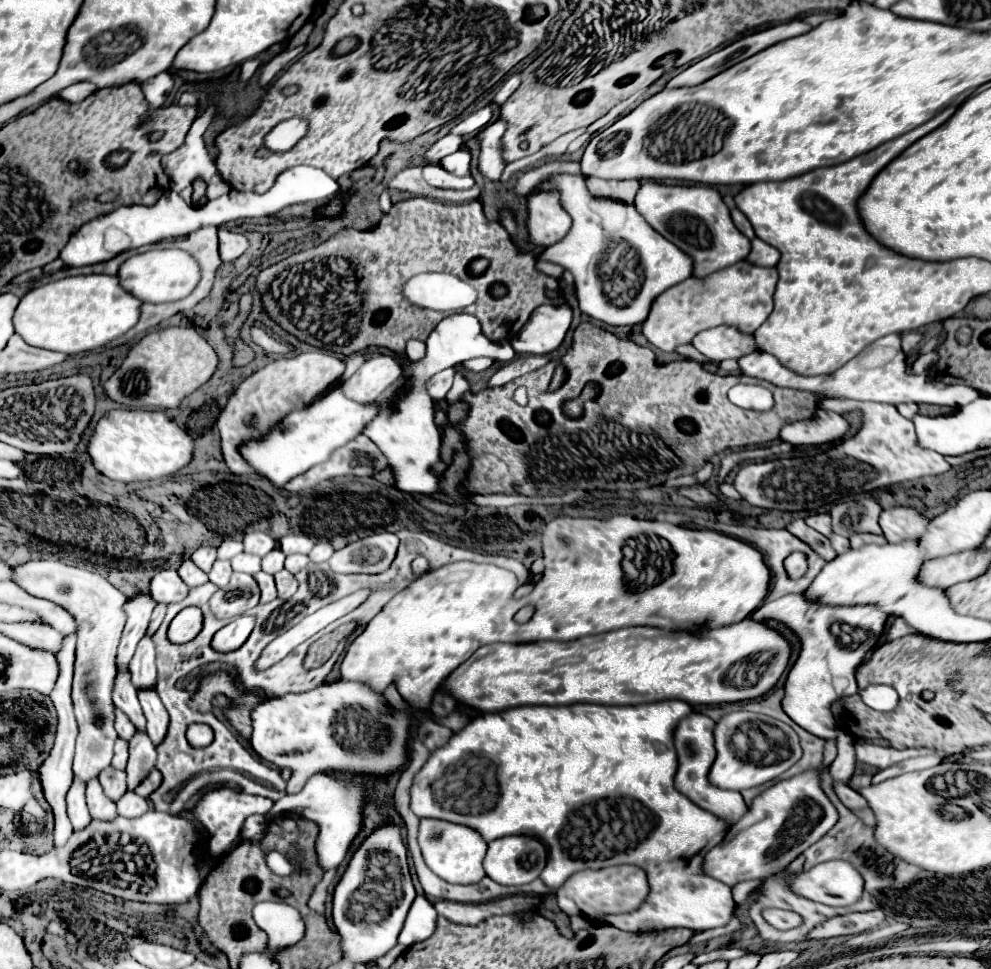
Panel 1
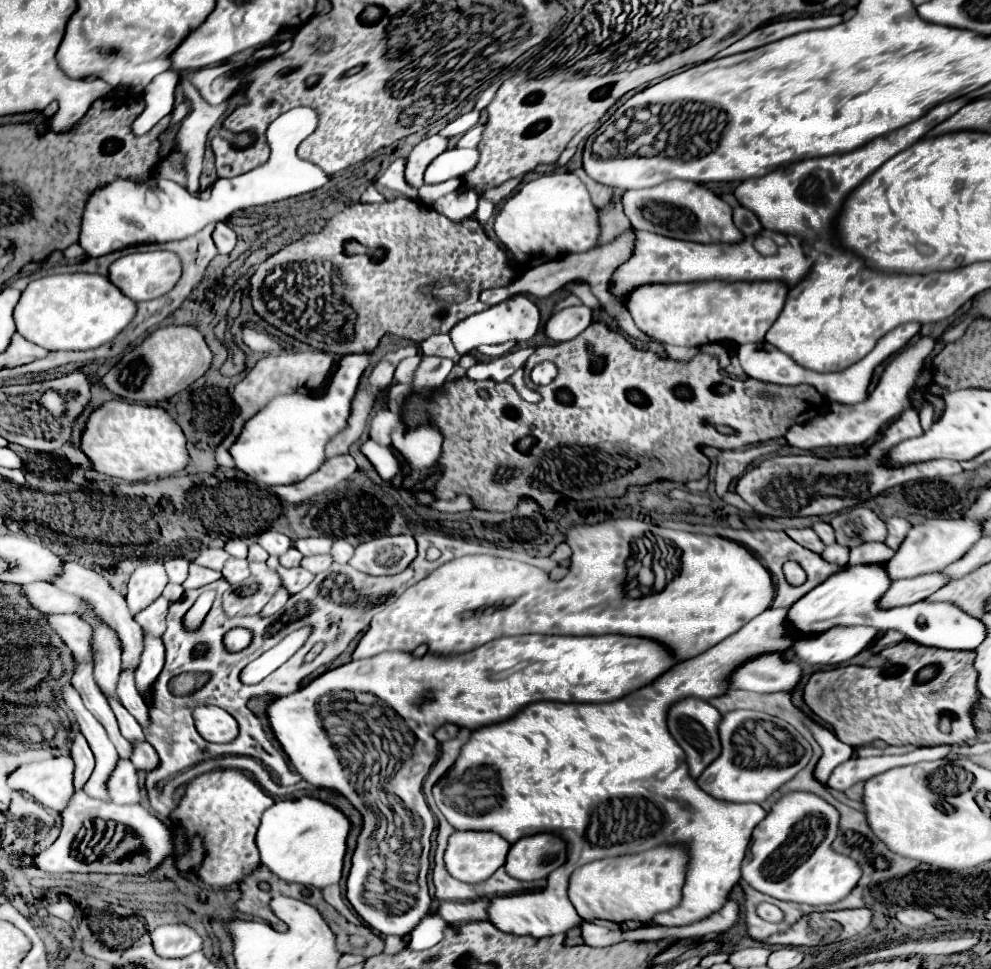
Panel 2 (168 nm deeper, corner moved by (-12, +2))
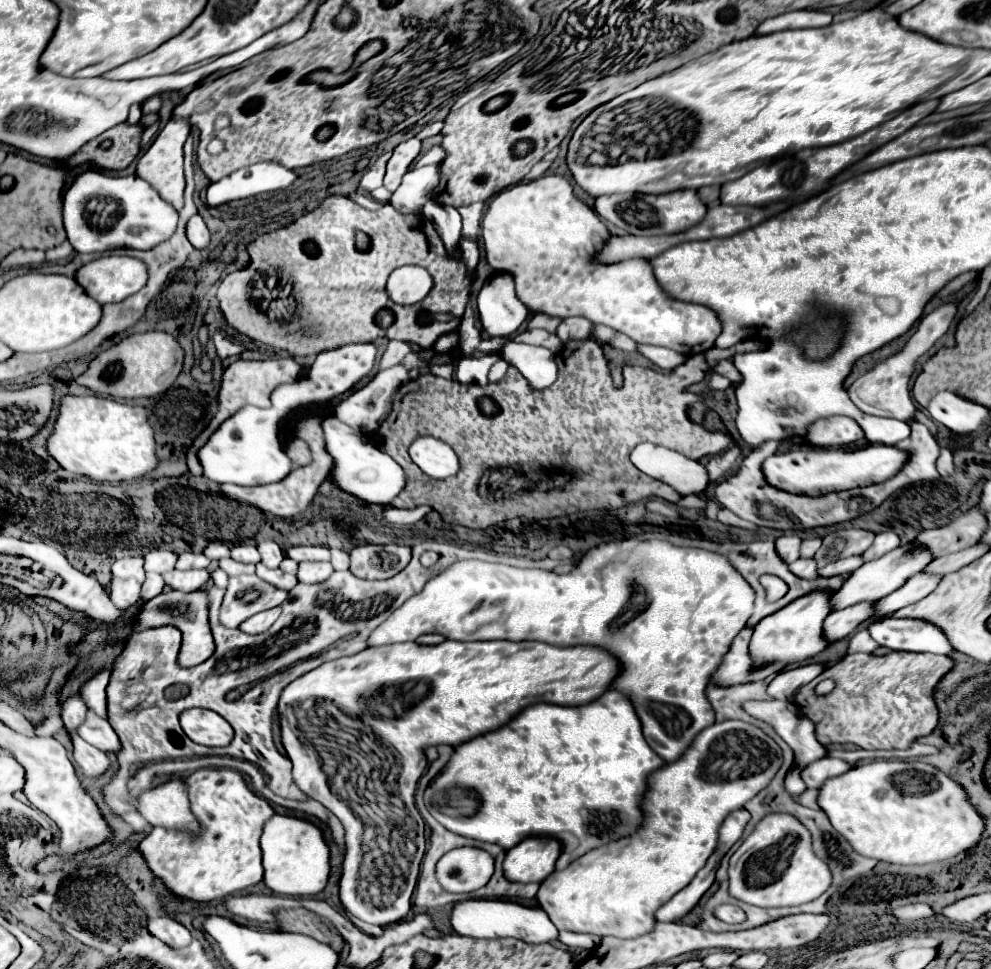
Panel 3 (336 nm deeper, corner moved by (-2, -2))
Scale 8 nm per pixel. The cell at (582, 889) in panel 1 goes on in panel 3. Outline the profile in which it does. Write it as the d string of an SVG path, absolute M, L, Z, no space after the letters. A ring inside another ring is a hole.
M726 720L704 728L676 762L666 762L646 778L644 826L620 842L590 850L564 870L554 870L540 882L538 906L558 930L624 940L646 934L656 922L654 912L706 864L724 818L766 788L780 764L778 744L748 722Z

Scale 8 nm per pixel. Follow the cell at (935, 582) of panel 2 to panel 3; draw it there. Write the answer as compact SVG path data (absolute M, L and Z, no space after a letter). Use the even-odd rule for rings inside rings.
M862 602L856 606L850 606L846 610L840 612L832 612L826 620L824 620L824 638L828 638L828 644L834 644L838 640L842 640L844 636L848 636L860 622L870 620L874 602Z

